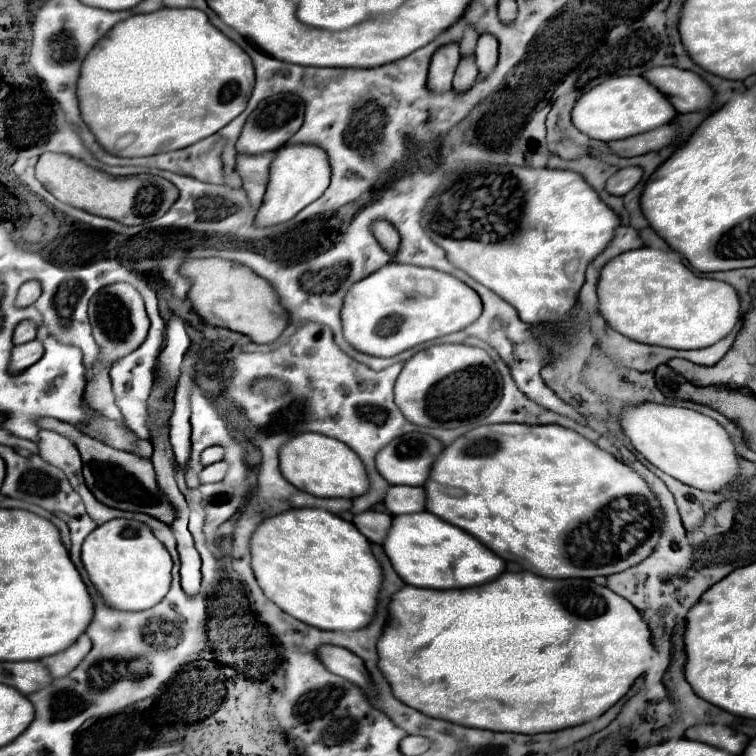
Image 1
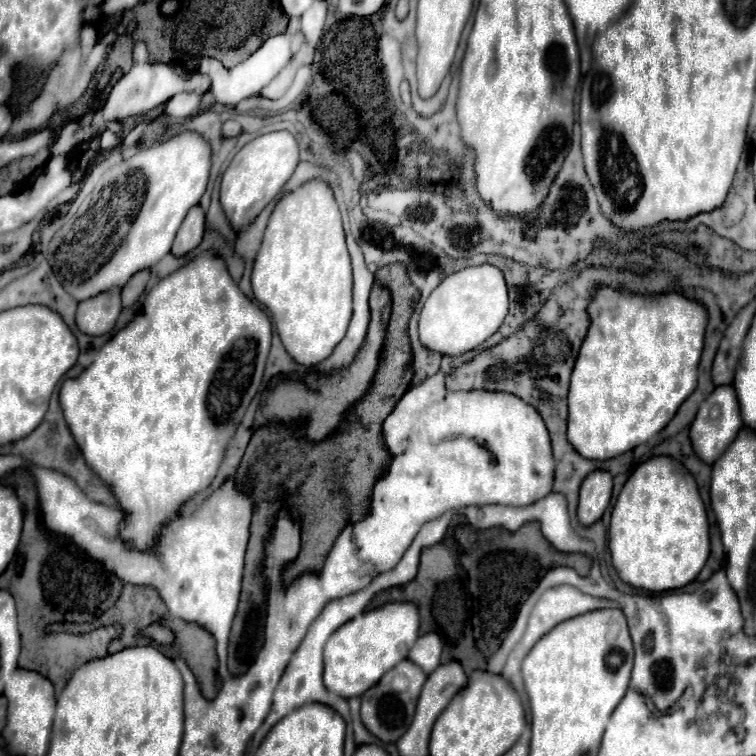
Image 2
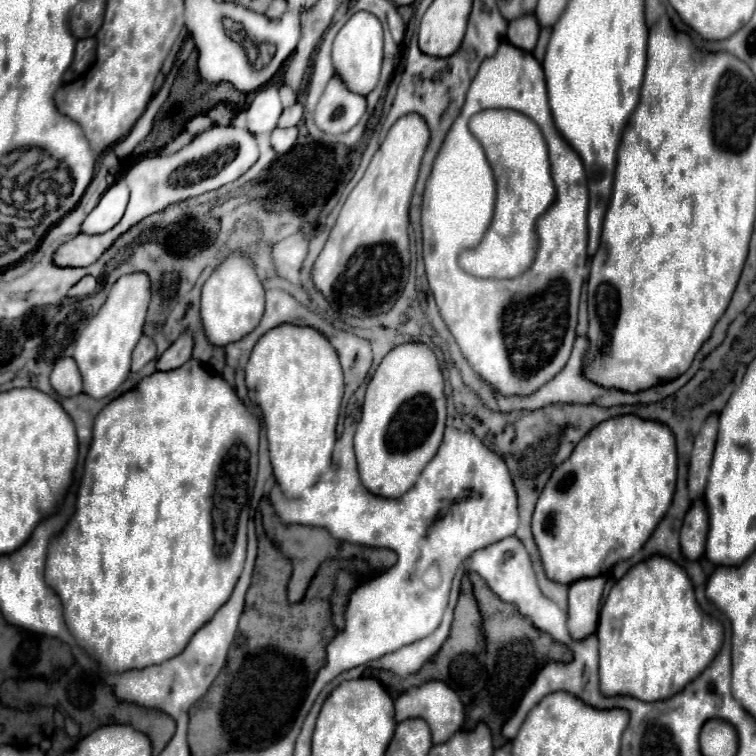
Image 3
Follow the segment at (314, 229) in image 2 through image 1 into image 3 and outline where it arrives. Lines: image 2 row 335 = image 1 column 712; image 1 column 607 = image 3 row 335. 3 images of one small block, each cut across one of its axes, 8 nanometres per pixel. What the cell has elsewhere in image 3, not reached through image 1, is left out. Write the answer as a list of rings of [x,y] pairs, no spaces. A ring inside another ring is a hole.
[[[278,326],[266,332],[246,368],[248,398],[264,416],[270,464],[284,496],[304,496],[332,460],[344,376],[332,344],[314,328]]]

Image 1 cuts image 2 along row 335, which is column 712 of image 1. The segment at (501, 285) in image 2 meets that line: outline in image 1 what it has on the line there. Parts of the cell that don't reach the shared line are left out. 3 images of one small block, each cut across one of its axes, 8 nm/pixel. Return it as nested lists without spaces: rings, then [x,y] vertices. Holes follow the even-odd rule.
[[[634,404],[634,408],[626,408],[622,428],[650,464],[692,488],[720,492],[740,476],[738,452],[728,432],[716,420],[696,410],[664,404]]]

